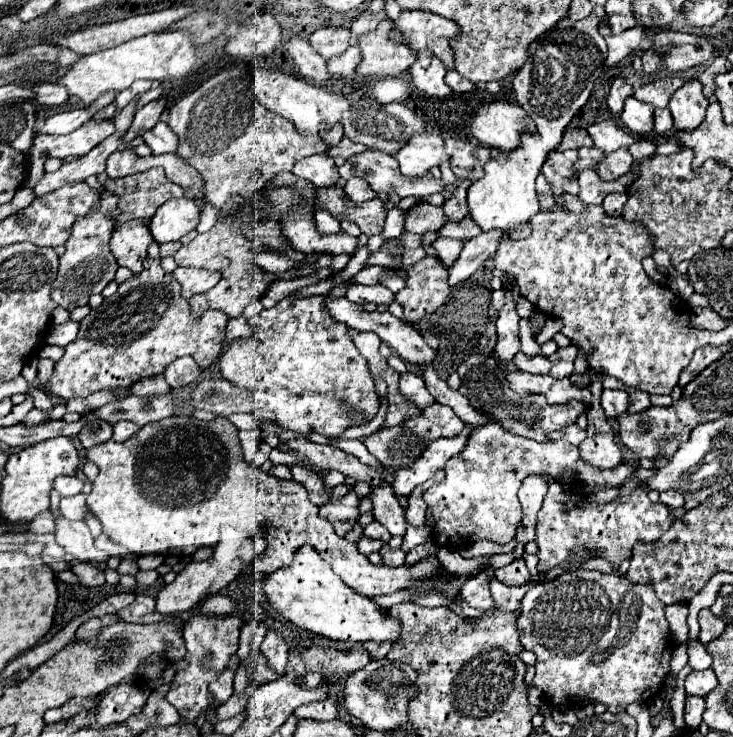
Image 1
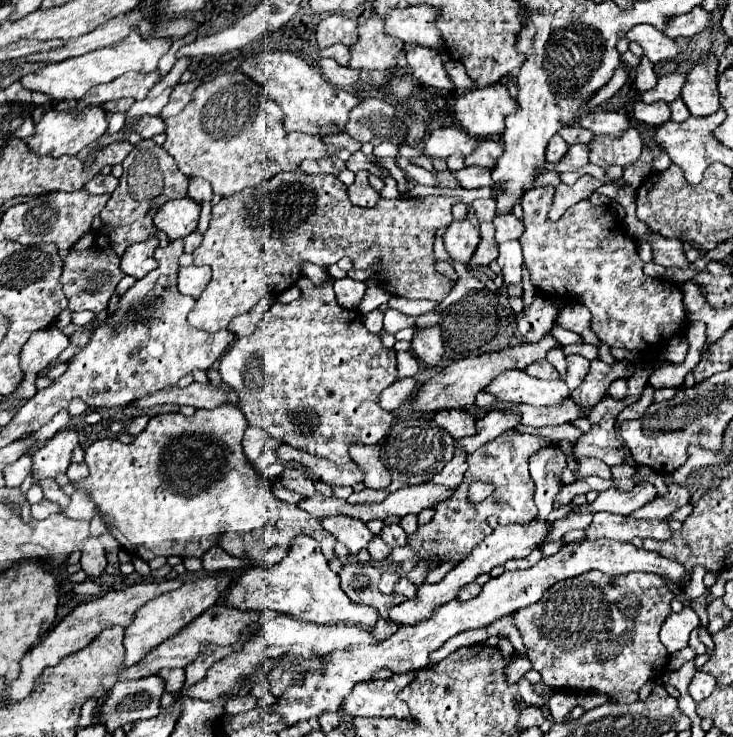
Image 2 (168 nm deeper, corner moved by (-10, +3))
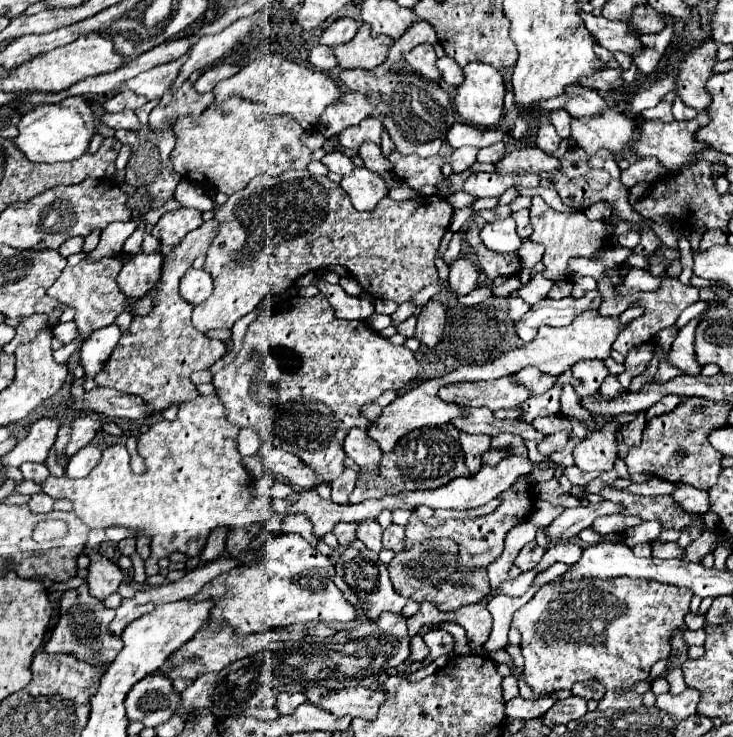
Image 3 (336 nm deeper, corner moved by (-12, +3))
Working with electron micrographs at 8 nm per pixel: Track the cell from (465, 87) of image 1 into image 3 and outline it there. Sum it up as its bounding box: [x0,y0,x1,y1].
[436,57,464,87]

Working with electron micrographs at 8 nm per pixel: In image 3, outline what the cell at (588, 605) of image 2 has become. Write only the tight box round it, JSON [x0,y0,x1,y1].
[512,577,692,711]

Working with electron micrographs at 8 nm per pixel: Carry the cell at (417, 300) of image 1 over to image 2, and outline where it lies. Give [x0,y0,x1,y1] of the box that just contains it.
[188,171,458,333]

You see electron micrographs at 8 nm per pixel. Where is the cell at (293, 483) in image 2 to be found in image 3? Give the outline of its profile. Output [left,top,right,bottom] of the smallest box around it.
[270,481,294,499]

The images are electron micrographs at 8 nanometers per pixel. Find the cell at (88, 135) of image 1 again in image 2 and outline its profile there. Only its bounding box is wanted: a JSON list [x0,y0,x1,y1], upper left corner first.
[24,107,108,157]

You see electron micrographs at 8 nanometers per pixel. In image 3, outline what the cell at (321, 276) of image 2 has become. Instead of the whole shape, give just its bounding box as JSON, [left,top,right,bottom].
[316,275,374,321]

